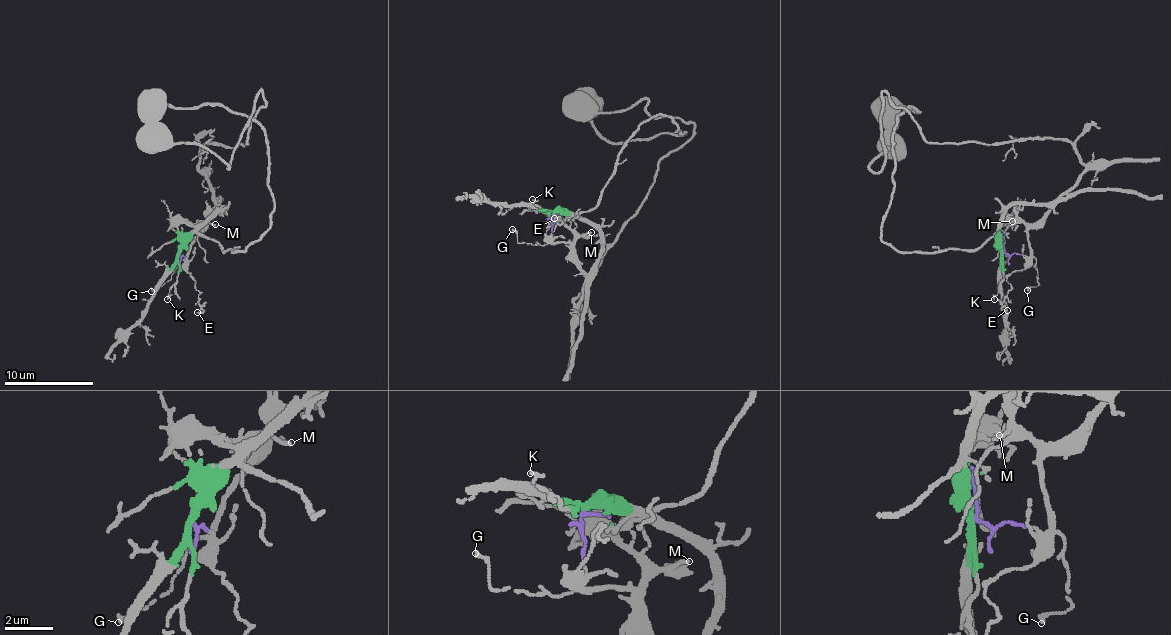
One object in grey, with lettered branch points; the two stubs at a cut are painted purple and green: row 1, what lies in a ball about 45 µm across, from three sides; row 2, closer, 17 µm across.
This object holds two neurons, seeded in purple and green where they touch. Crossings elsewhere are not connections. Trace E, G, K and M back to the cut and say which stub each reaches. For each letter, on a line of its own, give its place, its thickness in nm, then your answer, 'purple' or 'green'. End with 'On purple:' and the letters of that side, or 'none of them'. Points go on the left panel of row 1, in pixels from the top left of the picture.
E: place (197, 312); calibre 110 nm; purple
G: place (151, 291); calibre 140 nm; purple
K: place (167, 299); calibre 120 nm; green
M: place (215, 224); calibre 120 nm; purple
On purple: E, G, M

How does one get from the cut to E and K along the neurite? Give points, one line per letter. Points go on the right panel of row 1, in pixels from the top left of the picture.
E: (1004, 250), (1025, 256), (1025, 268), (1007, 278), (1011, 289), (1003, 305), (1007, 309)
K: (1002, 250), (1004, 279), (993, 300)

